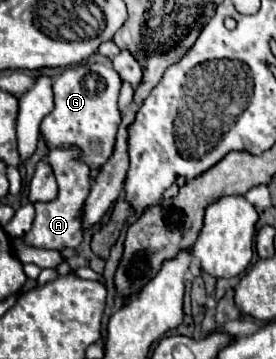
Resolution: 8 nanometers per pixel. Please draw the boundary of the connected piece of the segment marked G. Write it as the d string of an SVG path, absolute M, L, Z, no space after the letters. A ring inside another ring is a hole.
M93 64L93 66L73 66L65 68L53 80L53 98L55 108L45 116L41 124L41 134L45 136L49 148L81 148L83 160L91 168L99 168L113 152L117 128L121 122L121 114L117 108L117 98L121 90L121 78L109 64ZM93 142L99 142L99 148L91 148Z

